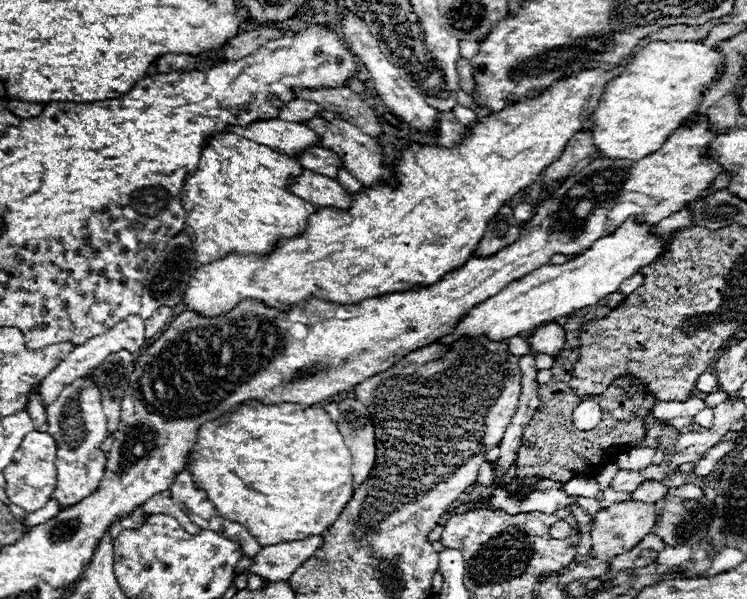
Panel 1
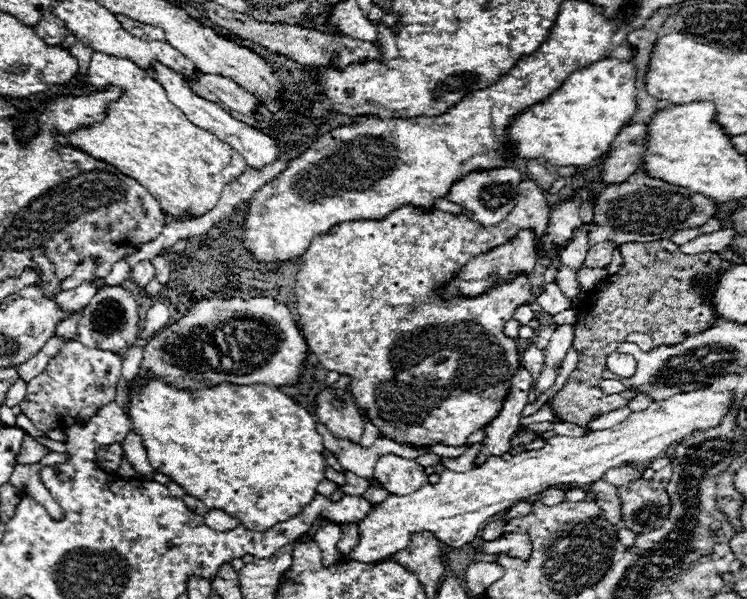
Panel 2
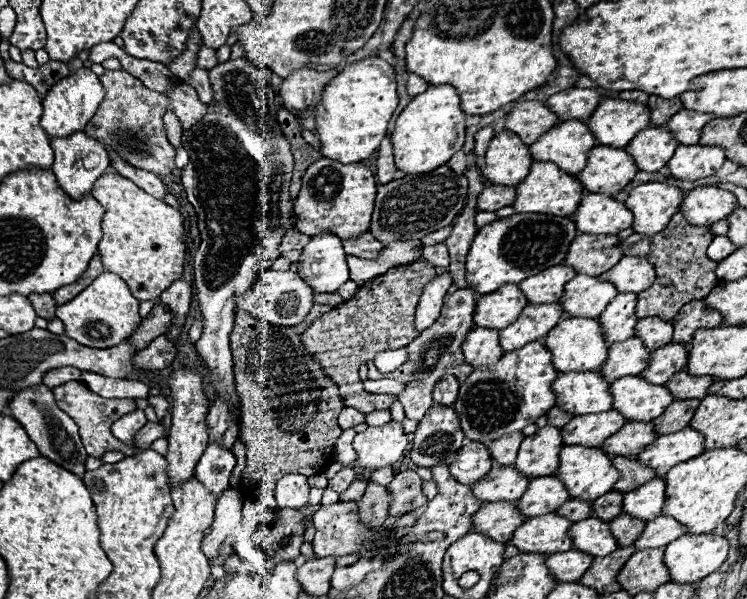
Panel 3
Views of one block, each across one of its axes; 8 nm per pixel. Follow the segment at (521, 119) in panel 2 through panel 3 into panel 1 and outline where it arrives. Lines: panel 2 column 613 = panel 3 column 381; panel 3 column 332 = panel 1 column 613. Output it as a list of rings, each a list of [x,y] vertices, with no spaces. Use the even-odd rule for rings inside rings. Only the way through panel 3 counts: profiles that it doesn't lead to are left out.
[[[650,42],[626,70],[612,78],[590,116],[592,144],[604,158],[640,160],[656,152],[664,140],[696,110],[704,84],[722,68],[722,56],[702,42]]]

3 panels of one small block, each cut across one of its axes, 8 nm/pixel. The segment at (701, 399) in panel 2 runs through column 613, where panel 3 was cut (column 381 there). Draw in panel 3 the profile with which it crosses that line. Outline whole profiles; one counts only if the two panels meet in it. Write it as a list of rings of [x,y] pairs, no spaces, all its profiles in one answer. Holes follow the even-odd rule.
[[[388,422],[386,426],[370,426],[366,432],[354,436],[354,450],[362,470],[378,470],[398,462],[408,450],[408,436],[400,424]]]

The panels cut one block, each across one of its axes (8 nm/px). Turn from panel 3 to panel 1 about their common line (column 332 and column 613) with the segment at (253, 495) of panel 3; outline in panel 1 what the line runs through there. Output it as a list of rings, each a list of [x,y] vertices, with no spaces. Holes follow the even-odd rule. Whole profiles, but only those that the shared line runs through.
[[[594,304],[592,308],[582,308],[580,312],[574,312],[568,316],[568,322],[564,324],[566,330],[566,346],[564,350],[556,356],[556,362],[552,366],[552,378],[548,384],[540,386],[540,408],[536,410],[536,416],[532,418],[532,424],[524,428],[522,442],[518,448],[518,458],[516,458],[516,468],[518,476],[544,476],[544,478],[554,478],[558,482],[568,482],[570,472],[576,472],[578,476],[586,476],[590,470],[596,474],[598,468],[602,468],[606,462],[610,462],[612,454],[616,450],[612,448],[622,448],[628,442],[636,442],[644,438],[644,418],[652,404],[656,402],[654,398],[648,398],[638,384],[632,384],[632,380],[620,378],[614,380],[614,384],[606,390],[606,394],[594,396],[594,400],[602,408],[602,422],[592,428],[592,430],[578,430],[572,424],[572,410],[584,400],[582,396],[576,396],[572,388],[568,386],[570,382],[570,372],[572,366],[578,360],[578,328],[586,324],[588,320],[606,316],[612,308],[608,306],[598,306]]]

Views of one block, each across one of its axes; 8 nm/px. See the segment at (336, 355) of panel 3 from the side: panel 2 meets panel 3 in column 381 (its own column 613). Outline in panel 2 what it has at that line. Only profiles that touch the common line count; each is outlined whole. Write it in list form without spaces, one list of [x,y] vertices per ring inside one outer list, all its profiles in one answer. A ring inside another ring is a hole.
[[[658,240],[658,242],[638,243],[630,242],[620,246],[620,254],[624,260],[624,266],[618,274],[604,278],[600,284],[596,284],[588,294],[586,294],[586,308],[580,304],[578,308],[578,318],[574,324],[574,342],[572,346],[578,350],[578,366],[570,374],[566,386],[552,398],[554,400],[554,410],[560,422],[572,422],[578,426],[584,426],[598,416],[612,412],[616,408],[626,406],[634,396],[638,396],[636,390],[626,390],[620,394],[604,394],[599,384],[602,380],[602,372],[606,366],[606,358],[618,350],[622,342],[626,342],[626,336],[632,332],[644,332],[652,336],[654,348],[658,346],[676,346],[682,344],[690,334],[704,332],[706,328],[712,328],[718,320],[716,310],[712,308],[712,292],[716,290],[716,276],[726,272],[730,268],[730,260],[722,258],[718,252],[700,252],[700,254],[684,254],[680,248],[670,242],[670,240]],[[700,276],[712,276],[708,284],[694,286],[692,280]]]

